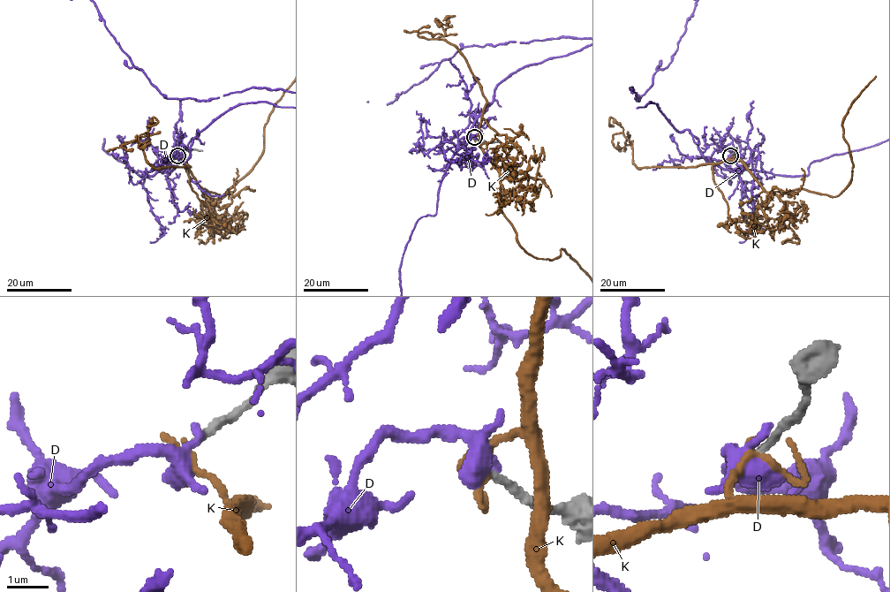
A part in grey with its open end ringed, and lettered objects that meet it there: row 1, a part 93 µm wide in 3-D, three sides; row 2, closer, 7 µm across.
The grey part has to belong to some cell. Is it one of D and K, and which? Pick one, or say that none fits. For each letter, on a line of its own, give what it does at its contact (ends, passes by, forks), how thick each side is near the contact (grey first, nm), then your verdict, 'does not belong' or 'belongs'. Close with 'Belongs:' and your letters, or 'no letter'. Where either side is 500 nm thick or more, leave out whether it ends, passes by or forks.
D: it passes by; 200 nm thick on the grey side, 240 nm on the other; does not belong
K: it passes by; 170 nm thick on the grey side, 160 nm on the other; does not belong
Belongs: no letter

